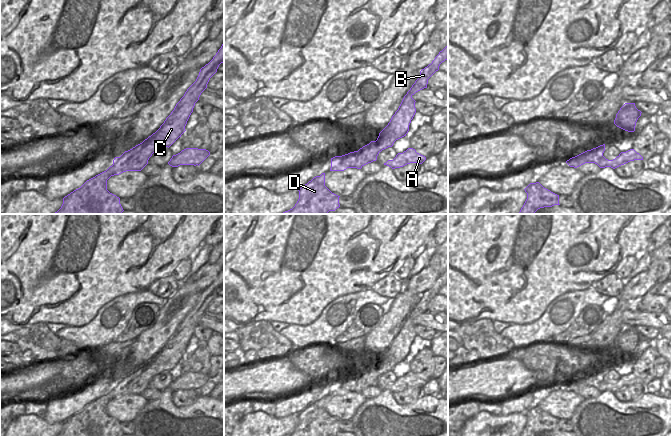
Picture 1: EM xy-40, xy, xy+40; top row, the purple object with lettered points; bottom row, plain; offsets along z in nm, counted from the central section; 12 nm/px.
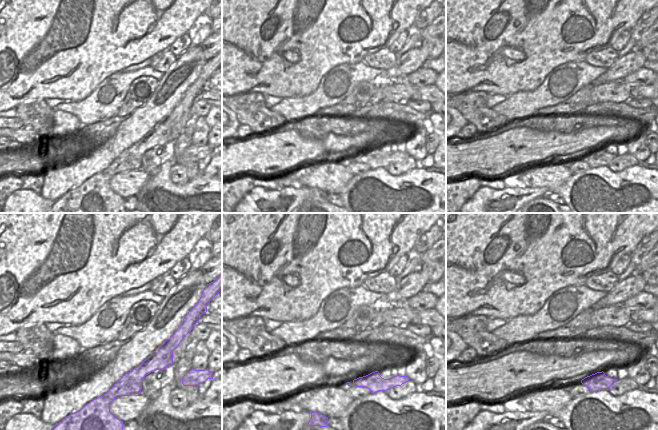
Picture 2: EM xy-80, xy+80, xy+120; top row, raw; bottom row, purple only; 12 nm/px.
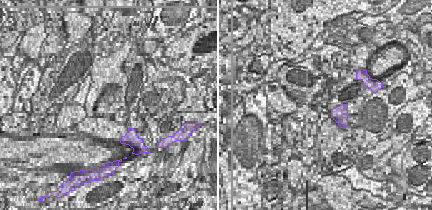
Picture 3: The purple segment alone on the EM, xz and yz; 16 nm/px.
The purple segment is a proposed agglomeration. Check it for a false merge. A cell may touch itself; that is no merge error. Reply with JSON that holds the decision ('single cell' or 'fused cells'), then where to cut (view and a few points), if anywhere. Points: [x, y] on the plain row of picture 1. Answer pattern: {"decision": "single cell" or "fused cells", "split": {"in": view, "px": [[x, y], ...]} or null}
{"decision": "fused cells", "split": {"in": "xy+40", "px": [[590, 374], [593, 377], [602, 378]]}}

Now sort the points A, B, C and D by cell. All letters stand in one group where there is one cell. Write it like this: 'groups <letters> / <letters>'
groups A / B C D

